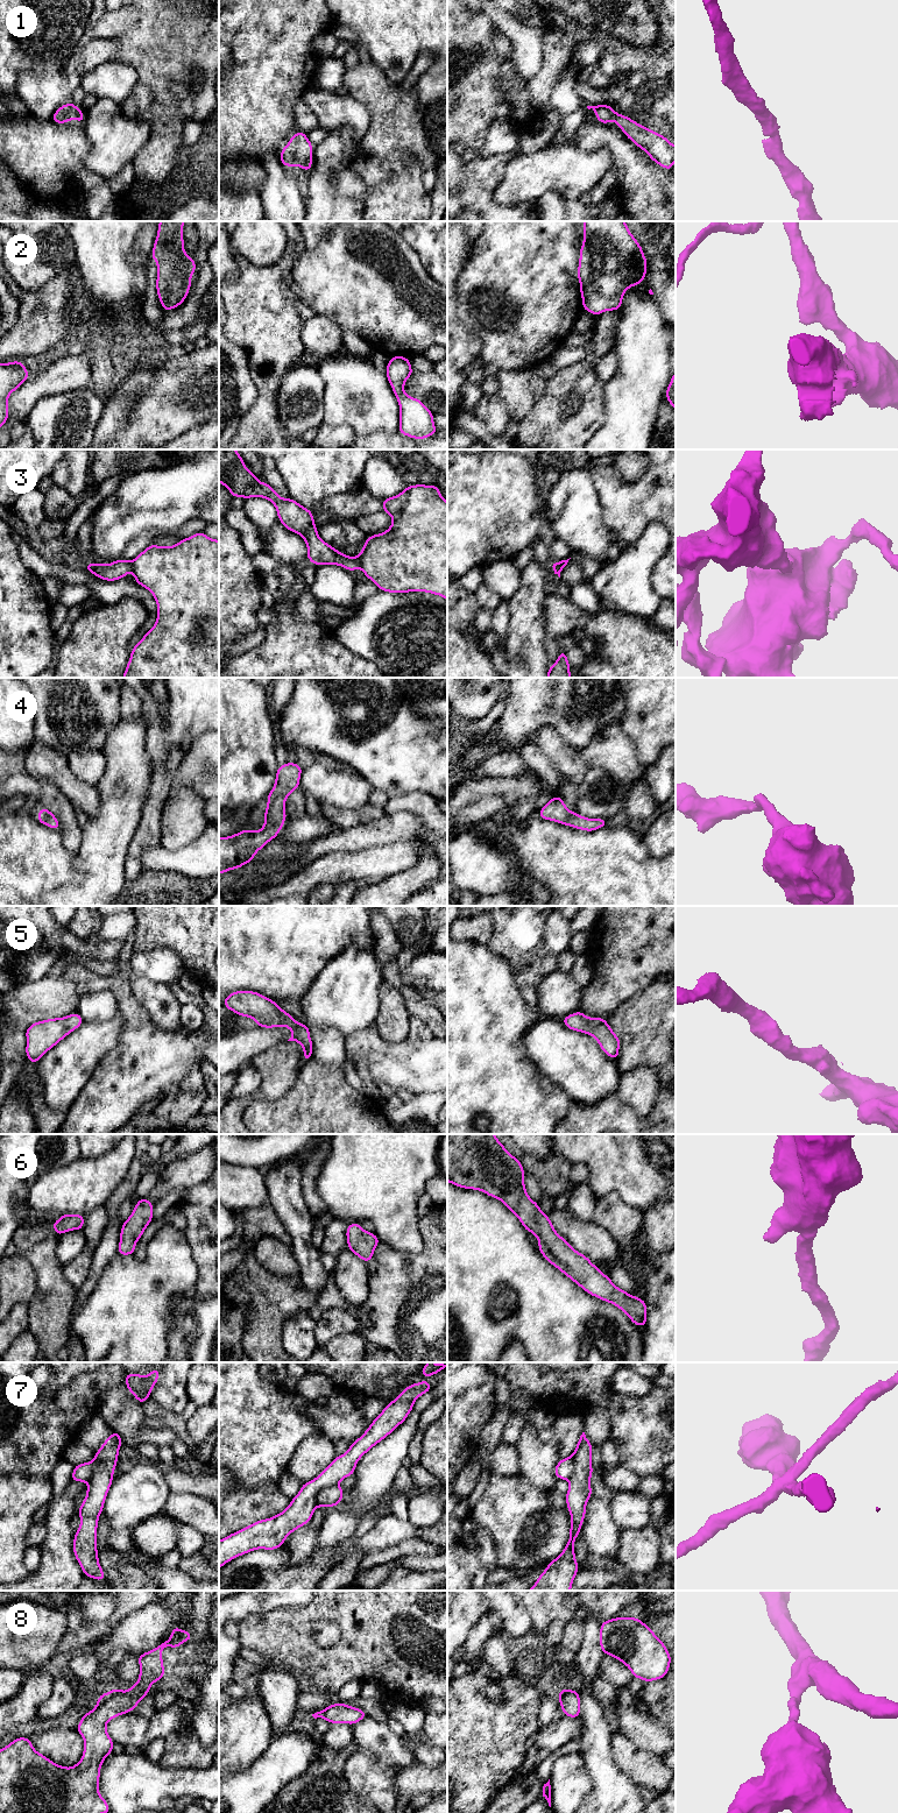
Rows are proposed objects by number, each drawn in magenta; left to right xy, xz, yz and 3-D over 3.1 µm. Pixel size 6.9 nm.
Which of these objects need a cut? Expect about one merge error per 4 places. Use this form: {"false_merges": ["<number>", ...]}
{"false_merges": ["3", "7"]}

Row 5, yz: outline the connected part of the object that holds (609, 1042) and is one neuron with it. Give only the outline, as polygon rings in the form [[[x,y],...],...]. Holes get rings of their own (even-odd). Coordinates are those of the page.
[[[578,1011],[561,1020],[568,1029],[595,1037],[603,1053],[617,1061],[621,1040],[614,1034],[606,1019],[588,1018],[581,1011]]]

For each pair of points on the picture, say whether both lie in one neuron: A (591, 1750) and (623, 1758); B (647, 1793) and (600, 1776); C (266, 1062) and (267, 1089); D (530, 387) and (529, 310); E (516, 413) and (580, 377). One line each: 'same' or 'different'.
A: different
B: different
C: same
D: different
E: different

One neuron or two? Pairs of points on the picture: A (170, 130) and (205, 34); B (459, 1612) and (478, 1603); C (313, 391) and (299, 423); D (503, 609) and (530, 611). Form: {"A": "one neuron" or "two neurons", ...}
{"A": "one neuron", "B": "one neuron", "C": "one neuron", "D": "two neurons"}

